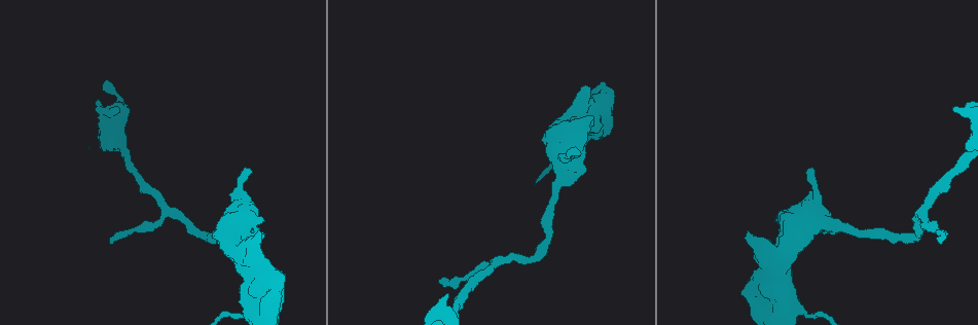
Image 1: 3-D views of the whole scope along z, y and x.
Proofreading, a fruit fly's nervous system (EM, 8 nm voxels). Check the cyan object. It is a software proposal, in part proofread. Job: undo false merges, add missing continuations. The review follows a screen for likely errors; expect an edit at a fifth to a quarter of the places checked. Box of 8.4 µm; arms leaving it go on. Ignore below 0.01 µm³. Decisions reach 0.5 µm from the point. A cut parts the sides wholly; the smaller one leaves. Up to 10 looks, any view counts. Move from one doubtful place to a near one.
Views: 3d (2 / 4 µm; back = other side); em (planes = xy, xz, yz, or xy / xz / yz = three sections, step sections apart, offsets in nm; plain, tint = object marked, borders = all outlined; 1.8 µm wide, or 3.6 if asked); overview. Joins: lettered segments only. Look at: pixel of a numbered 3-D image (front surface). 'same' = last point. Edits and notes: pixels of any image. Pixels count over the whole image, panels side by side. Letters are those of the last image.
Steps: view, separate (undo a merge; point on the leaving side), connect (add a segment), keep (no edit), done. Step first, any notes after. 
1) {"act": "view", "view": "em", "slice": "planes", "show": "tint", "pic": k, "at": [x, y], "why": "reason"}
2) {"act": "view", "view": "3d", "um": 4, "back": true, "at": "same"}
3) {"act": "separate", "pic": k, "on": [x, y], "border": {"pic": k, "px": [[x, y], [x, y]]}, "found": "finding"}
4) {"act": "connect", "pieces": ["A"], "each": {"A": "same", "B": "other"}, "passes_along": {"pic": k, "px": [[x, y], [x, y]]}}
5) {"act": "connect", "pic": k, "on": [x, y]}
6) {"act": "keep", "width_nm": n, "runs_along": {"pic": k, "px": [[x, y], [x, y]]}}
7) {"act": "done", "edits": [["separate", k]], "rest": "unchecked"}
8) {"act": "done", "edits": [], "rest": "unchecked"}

{"act": "view", "view": "em", "um": 3.6, "slice": "yz", "step": 8, "show": "tint", "pic": 1, "at": [814, 189], "why": "calibre changes"}

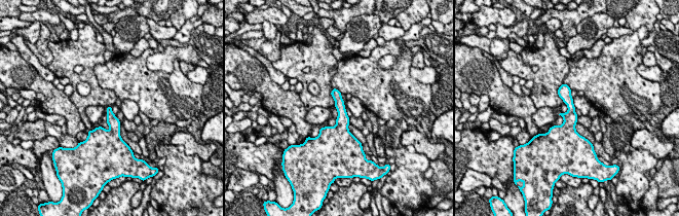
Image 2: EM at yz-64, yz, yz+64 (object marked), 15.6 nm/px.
{"act": "view", "view": "em", "um": 3.6, "slice": "planes", "show": "borders", "at": "same", "why": "cut it another way"}

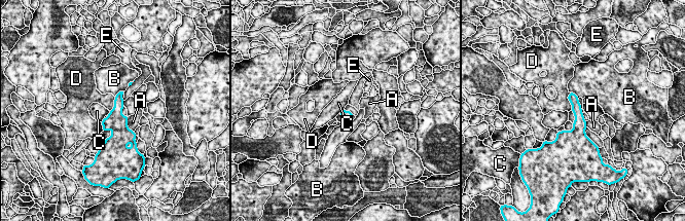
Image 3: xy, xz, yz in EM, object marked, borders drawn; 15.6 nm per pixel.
{"act": "keep", "width_nm": 140, "each": {"A": "other", "B": "other", "C": "other", "D": "other", "E": "other"}, "border": {"pic": 3, "px": [[569, 93], [568, 100], [572, 109]]}, "found": "all the same neuron"}

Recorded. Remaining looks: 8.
{"act": "view", "view": "3d", "um": 4, "pic": 1, "at": [256, 267], "why": "four-way junction"}

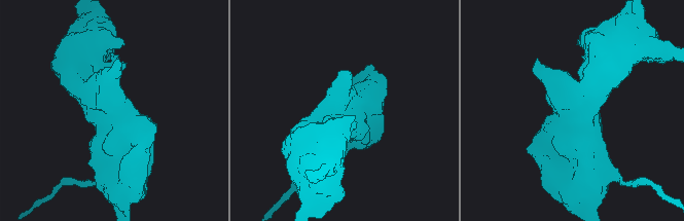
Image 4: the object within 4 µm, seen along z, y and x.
{"act": "view", "view": "em", "slice": "planes", "show": "tint", "pic": 4, "at": [577, 114], "arms": 4}

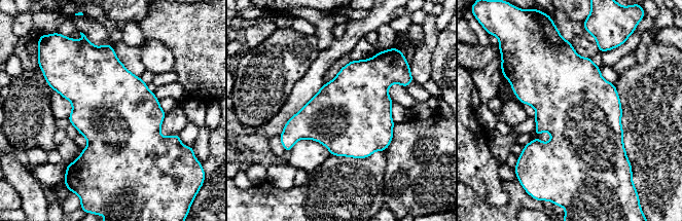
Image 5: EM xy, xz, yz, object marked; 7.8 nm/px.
{"act": "view", "view": "em", "slice": "planes", "show": "borders", "at": "same"}

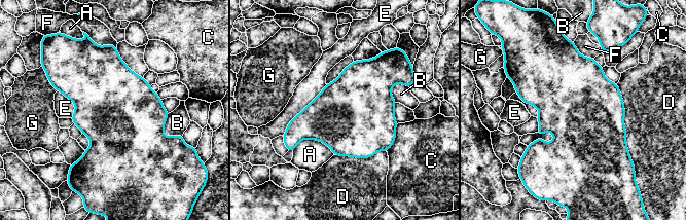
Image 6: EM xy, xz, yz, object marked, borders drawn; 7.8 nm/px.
{"act": "keep", "each": {"A": "other", "B": "other", "C": "other", "D": "other", "E": "other", "F": "other", "G": "other"}, "found": "continuous, no second neuron"}

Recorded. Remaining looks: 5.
{"act": "view", "view": "3d", "um": 2, "pic": 1, "at": [940, 242], "why": "branch stops here"}

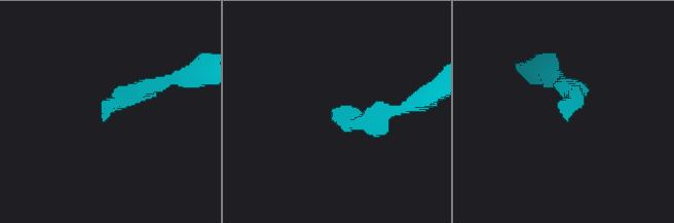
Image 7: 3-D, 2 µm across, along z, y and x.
{"act": "view", "view": "em", "slice": "planes", "show": "borders", "pic": 7, "at": [567, 119], "why": "shape alone is not enough"}

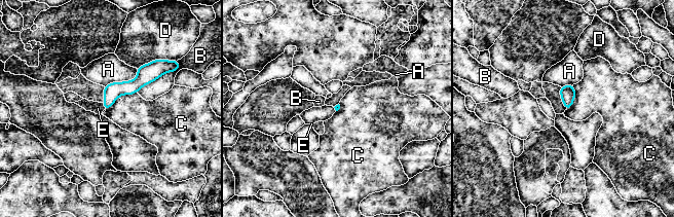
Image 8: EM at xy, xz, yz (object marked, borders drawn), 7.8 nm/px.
{"act": "connect", "pieces": ["E"], "each": {"A": "other", "B": "other", "C": "other", "D": "other", "E": "same"}, "passes_along": {"pic": 8, "px": [[111, 92], [104, 106], [98, 108]]}, "found": "the neuron continues"}

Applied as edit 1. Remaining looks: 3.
{"act": "view", "view": "3d", "um": 4, "pic": 1, "at": [448, 295], "why": "free end"}

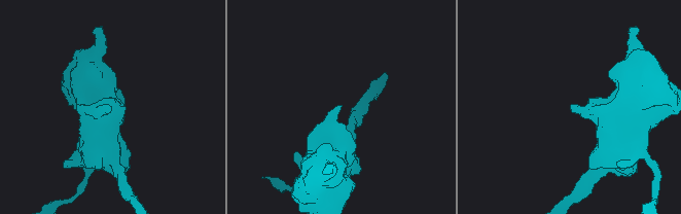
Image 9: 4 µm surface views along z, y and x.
{"act": "view", "view": "em", "slice": "xz", "step": 16, "show": "borders", "pic": 9, "at": [337, 105], "why": "now the EM"}

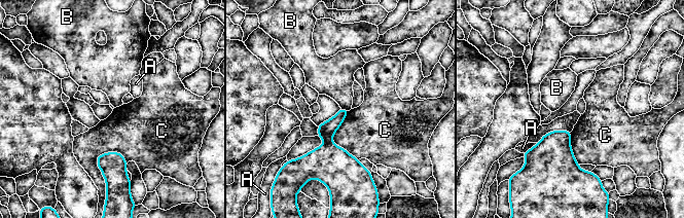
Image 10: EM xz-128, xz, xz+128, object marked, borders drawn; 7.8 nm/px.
{"act": "keep", "each": {"A": "other", "B": "other", "C": "other"}, "border": {"pic": 10, "px": [[537, 143], [524, 152]]}, "found": "no lettered segment goes on from it"}

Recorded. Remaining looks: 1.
{"act": "done", "edits": [["connect", 8]], "rest": "unchecked"}

